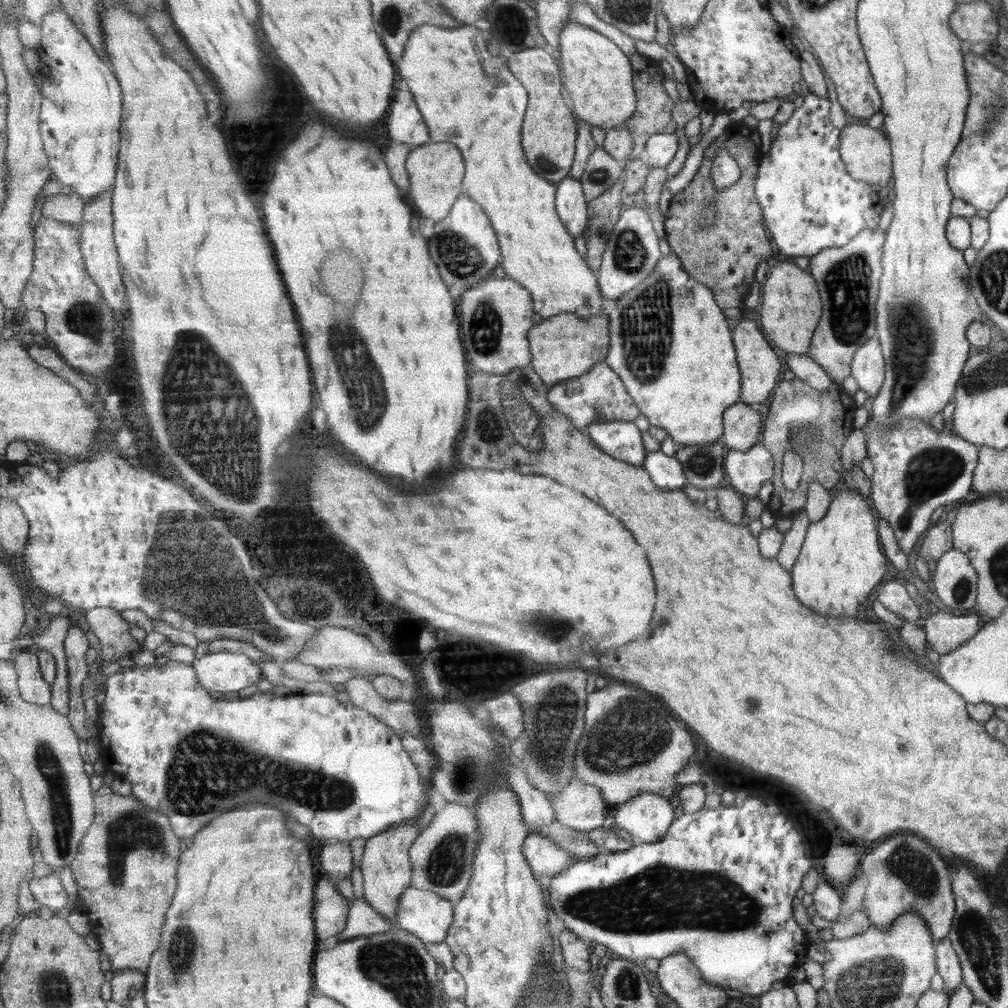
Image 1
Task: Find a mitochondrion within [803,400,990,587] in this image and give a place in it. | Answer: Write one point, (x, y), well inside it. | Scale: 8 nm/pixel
(931, 471)

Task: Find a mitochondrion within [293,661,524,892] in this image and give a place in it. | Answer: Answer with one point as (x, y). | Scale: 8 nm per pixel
(446, 866)

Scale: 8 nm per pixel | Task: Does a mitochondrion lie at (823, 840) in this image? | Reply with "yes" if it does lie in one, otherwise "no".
no

